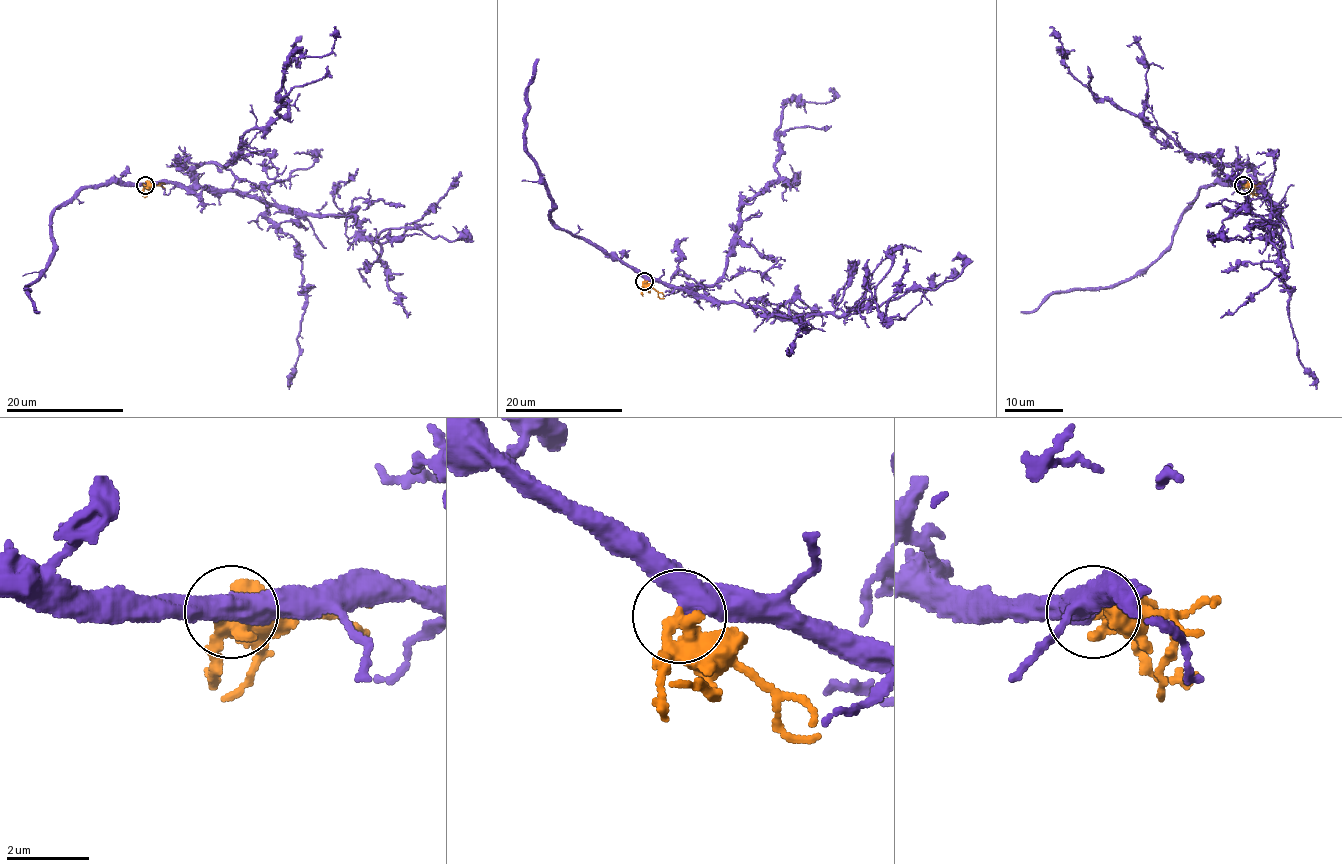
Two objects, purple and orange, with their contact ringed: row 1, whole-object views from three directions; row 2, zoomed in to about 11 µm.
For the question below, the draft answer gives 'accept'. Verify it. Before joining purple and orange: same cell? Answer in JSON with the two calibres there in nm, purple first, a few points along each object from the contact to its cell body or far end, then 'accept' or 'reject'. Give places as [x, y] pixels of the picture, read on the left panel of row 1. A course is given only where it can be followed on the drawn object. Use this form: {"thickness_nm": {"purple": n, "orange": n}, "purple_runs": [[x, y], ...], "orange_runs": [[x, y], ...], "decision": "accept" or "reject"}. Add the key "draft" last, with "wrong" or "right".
{"thickness_nm": {"purple": 500, "orange": 550}, "purple_runs": [[145, 185], [184, 187], [198, 167], [227, 165], [240, 138], [278, 116], [287, 60], [325, 56], [333, 26]], "orange_runs": [[145, 185], [165, 184]], "decision": "accept", "draft": "right"}

